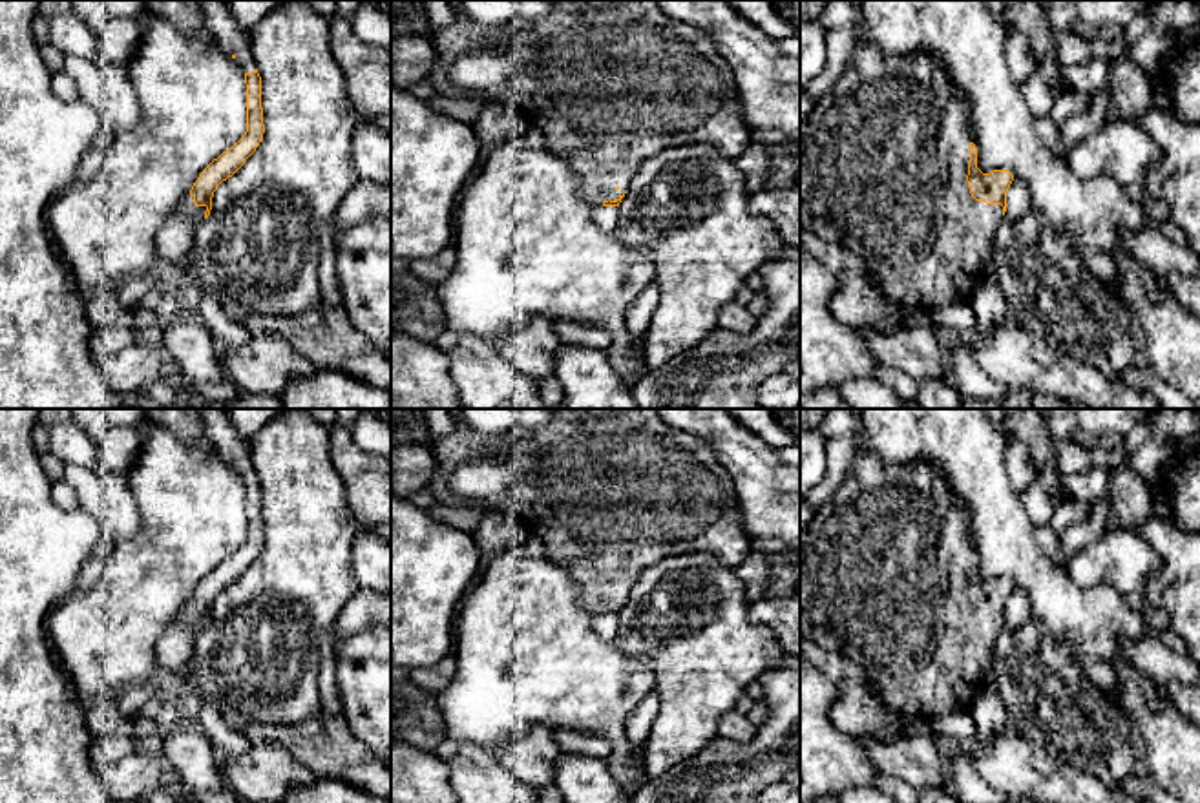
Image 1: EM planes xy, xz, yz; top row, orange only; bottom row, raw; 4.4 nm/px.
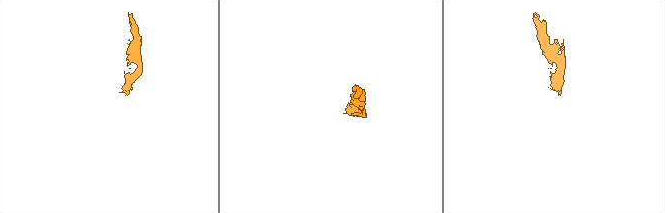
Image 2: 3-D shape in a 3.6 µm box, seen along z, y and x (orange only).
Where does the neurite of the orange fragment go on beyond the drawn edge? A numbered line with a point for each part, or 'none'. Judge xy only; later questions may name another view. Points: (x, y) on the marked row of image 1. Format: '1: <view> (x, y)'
1: xy (218, 17)
2: xy (187, 207)

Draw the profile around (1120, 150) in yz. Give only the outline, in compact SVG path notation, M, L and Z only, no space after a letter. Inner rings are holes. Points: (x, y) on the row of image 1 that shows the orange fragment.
M1114 119L1070 146L1065 161L1079 179L1107 175L1123 188L1143 188L1147 170L1160 157L1160 146L1142 128Z

